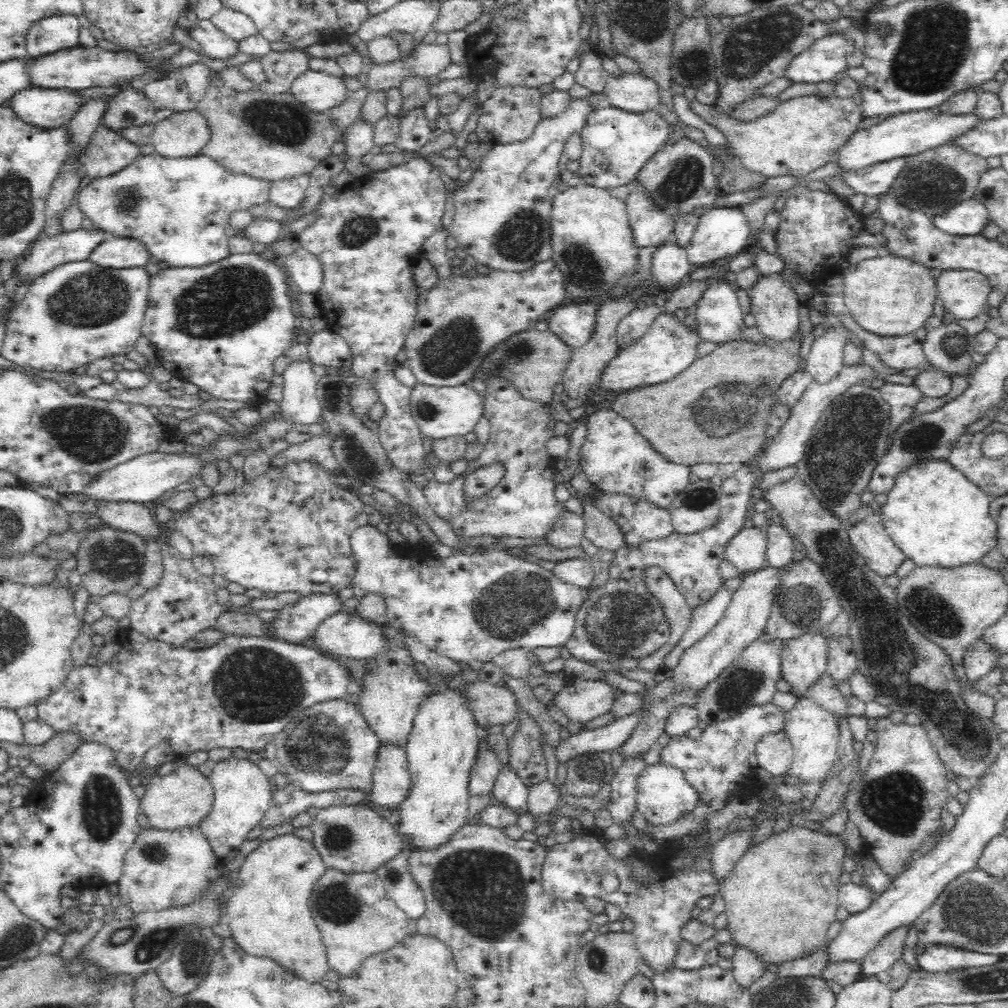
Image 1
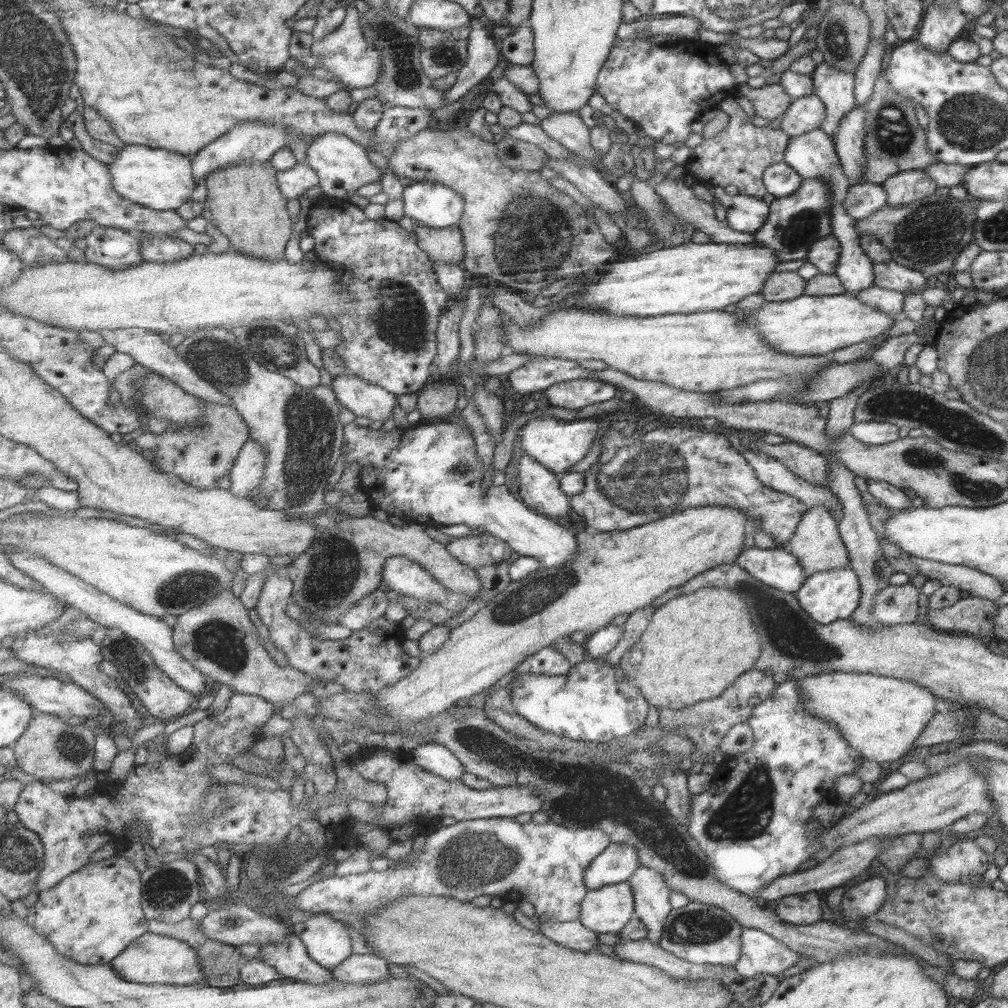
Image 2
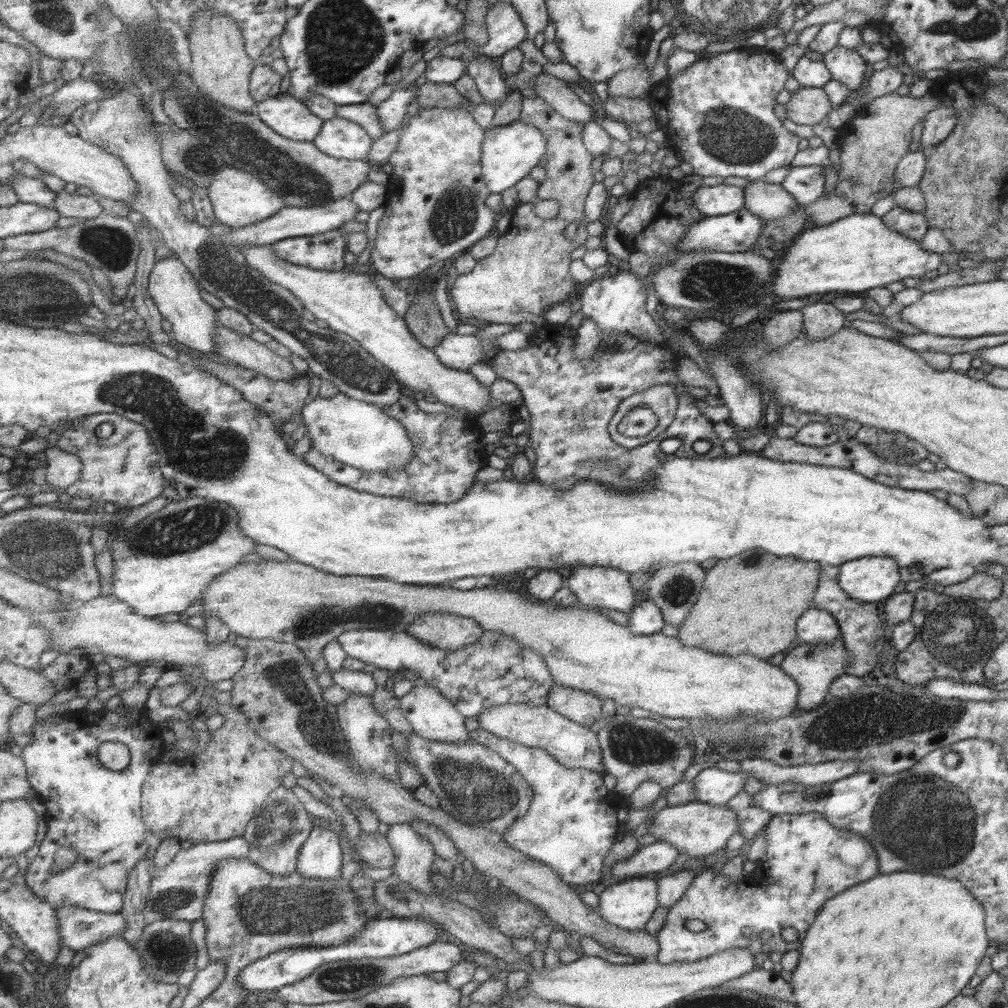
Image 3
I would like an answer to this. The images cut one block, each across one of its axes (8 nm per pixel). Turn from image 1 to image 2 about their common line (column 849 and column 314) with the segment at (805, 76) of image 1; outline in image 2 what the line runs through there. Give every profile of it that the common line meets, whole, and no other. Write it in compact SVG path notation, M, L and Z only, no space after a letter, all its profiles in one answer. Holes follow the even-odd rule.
M352 2L348 5L348 14L337 31L333 31L323 40L312 41L310 51L313 56L321 58L316 66L326 68L337 78L336 82L341 82L349 89L375 86L383 73L383 52L367 42L361 28L361 15Z

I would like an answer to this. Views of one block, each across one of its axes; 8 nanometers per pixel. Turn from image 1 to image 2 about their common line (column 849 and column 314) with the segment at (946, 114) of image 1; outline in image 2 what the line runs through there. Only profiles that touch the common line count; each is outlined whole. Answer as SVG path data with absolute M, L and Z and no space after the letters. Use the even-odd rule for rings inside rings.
M327 132L317 136L307 146L306 161L320 175L320 187L328 197L349 199L351 196L357 195L357 188L365 186L365 184L373 184L373 182L381 182L383 176L389 170L383 171L381 167L377 167L369 151L361 143L355 142L346 134L337 134L335 132Z

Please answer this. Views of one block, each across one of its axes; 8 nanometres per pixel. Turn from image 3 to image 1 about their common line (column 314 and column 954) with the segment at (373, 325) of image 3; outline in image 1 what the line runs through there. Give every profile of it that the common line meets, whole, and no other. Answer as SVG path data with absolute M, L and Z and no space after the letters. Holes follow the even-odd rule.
M974 270L942 271L936 286L942 307L956 319L978 316L987 305L991 292L989 279Z

